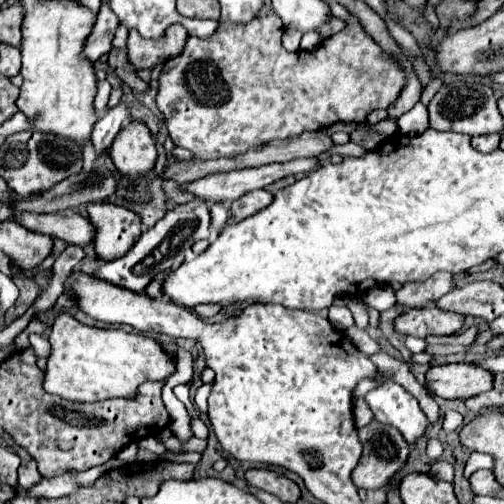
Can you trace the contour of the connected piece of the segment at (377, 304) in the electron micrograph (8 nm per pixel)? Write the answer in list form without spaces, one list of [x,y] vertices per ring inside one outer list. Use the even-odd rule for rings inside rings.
[[[387,285],[373,287],[373,291],[367,291],[367,293],[363,295],[363,301],[365,301],[367,305],[371,305],[373,309],[377,309],[377,311],[385,311],[385,309],[397,305],[395,293],[393,293],[393,289],[387,287]]]

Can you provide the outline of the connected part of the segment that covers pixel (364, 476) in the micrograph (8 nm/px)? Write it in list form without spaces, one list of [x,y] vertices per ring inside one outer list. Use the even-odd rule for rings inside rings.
[[[371,421],[369,425],[361,427],[359,431],[359,441],[363,445],[363,455],[359,459],[359,465],[353,469],[351,479],[355,483],[355,487],[363,487],[363,489],[381,489],[387,479],[393,475],[393,471],[399,471],[407,457],[409,457],[409,445],[405,443],[405,439],[399,435],[399,431],[395,427]]]

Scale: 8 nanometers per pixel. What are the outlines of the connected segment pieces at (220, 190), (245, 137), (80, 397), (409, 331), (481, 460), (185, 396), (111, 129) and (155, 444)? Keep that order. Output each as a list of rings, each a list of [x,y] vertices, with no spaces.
[[[309,157],[309,159],[293,159],[293,161],[287,161],[287,163],[273,163],[273,165],[263,165],[263,167],[255,167],[255,169],[209,173],[203,179],[181,185],[181,189],[185,193],[191,193],[197,199],[205,199],[209,203],[223,203],[223,201],[235,201],[235,199],[239,199],[241,195],[245,195],[245,193],[249,193],[253,189],[263,189],[263,187],[267,187],[269,183],[273,183],[273,181],[277,181],[281,177],[295,175],[295,173],[307,173],[307,171],[311,171],[315,167],[317,167],[317,161],[313,157]]]
[[[271,13],[271,15],[259,15],[255,19],[251,19],[249,23],[221,23],[221,27],[217,27],[217,31],[209,37],[209,39],[199,39],[199,37],[187,37],[187,43],[185,43],[185,53],[181,51],[181,55],[173,57],[173,59],[167,59],[165,65],[163,65],[163,71],[161,71],[161,77],[159,77],[159,93],[157,93],[157,107],[159,111],[165,115],[165,125],[167,125],[167,131],[169,131],[169,137],[173,139],[175,145],[179,147],[185,147],[189,149],[191,153],[195,153],[201,161],[207,161],[207,159],[219,159],[219,157],[237,157],[237,155],[243,155],[247,153],[249,149],[255,149],[263,143],[269,143],[273,139],[289,139],[289,137],[297,137],[305,131],[319,131],[323,127],[329,127],[333,123],[365,123],[367,119],[367,113],[373,111],[373,109],[387,109],[387,105],[391,105],[403,85],[405,85],[405,73],[403,69],[399,67],[399,63],[387,55],[365,31],[359,23],[355,25],[345,25],[343,31],[327,37],[325,41],[321,41],[313,51],[295,51],[295,53],[289,53],[283,49],[281,45],[282,34],[280,29],[280,18]]]
[[[59,313],[55,317],[49,343],[51,355],[45,367],[43,389],[67,401],[93,403],[111,397],[131,397],[141,383],[165,381],[175,373],[175,363],[155,339],[121,329],[89,327],[79,323],[69,313]]]
[[[421,307],[421,309],[409,309],[407,313],[399,315],[395,319],[395,331],[401,335],[413,335],[413,337],[429,337],[429,335],[455,335],[461,331],[465,323],[463,315],[457,315],[455,311],[441,311],[439,307]]]
[[[471,453],[465,467],[465,477],[471,477],[477,469],[493,469],[493,457],[487,453]]]
[[[181,384],[176,386],[173,389],[175,396],[187,407],[187,411],[193,415],[193,417],[197,417],[197,411],[195,411],[195,405],[193,405],[193,401],[190,400],[189,396],[190,386],[187,384]]]
[[[121,101],[115,107],[111,107],[103,119],[99,119],[95,123],[91,137],[93,137],[93,147],[97,153],[103,153],[105,149],[111,147],[117,131],[121,129],[121,125],[127,117],[129,117],[129,107],[127,107],[127,103]]]
[[[145,437],[145,439],[137,441],[137,445],[147,449],[147,451],[151,451],[151,453],[155,453],[155,455],[163,455],[165,453],[165,447],[157,439],[153,439],[153,437]]]

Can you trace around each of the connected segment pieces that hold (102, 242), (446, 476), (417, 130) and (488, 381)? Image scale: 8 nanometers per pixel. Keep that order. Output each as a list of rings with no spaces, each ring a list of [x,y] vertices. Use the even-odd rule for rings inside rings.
[[[91,203],[87,205],[91,223],[95,225],[95,253],[103,261],[113,261],[125,255],[133,243],[141,237],[141,217],[113,203]]]
[[[433,461],[429,473],[431,473],[431,477],[437,477],[441,481],[453,481],[453,467],[445,461]]]
[[[419,101],[413,109],[397,120],[397,124],[400,128],[400,133],[403,135],[420,135],[424,133],[429,128],[427,106]]]
[[[475,363],[435,365],[427,373],[427,387],[445,399],[469,399],[493,387],[493,373]]]

